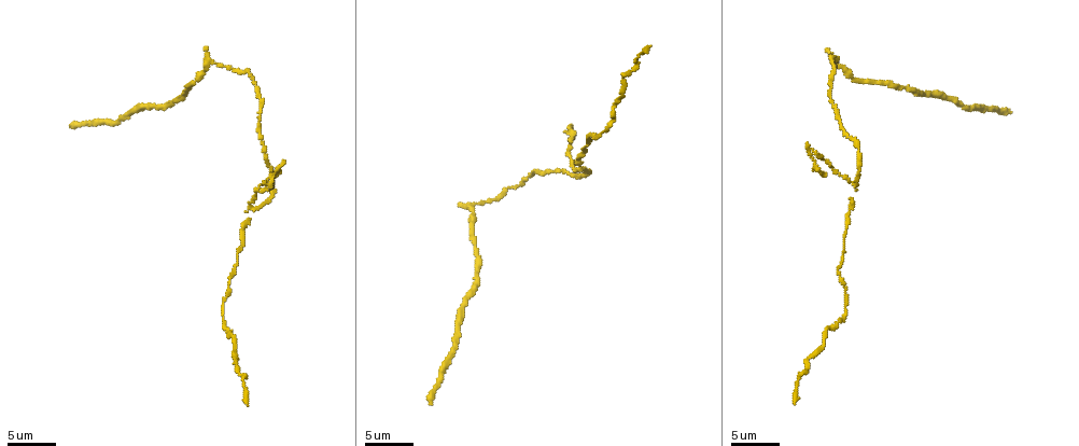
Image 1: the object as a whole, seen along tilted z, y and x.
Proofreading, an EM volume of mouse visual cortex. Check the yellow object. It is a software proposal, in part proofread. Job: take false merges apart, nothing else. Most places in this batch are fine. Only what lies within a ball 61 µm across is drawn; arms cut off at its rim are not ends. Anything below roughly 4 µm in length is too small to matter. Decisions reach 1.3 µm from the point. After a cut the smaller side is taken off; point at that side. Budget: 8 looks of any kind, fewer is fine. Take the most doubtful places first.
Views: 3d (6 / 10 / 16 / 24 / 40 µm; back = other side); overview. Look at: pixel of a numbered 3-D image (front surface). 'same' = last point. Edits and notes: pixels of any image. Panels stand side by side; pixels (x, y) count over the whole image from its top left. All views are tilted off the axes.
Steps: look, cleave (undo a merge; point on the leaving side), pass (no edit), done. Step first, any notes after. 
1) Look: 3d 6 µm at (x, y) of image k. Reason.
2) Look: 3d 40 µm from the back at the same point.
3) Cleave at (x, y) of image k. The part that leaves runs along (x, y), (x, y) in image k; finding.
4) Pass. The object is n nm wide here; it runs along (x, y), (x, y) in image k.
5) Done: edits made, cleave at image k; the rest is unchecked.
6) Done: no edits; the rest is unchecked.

Look: 3d 16 µm at (249, 208) of image 1. Three-way junction.

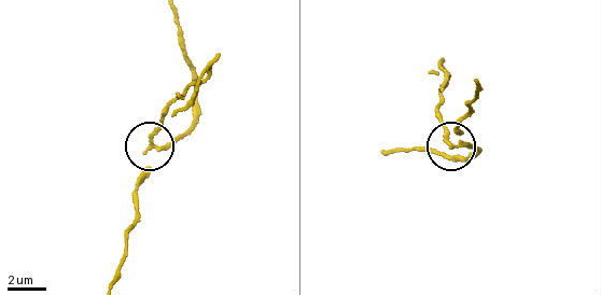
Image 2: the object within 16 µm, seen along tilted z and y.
Look: 3d 6 µm at (152, 148) of image 2. Zoom in.

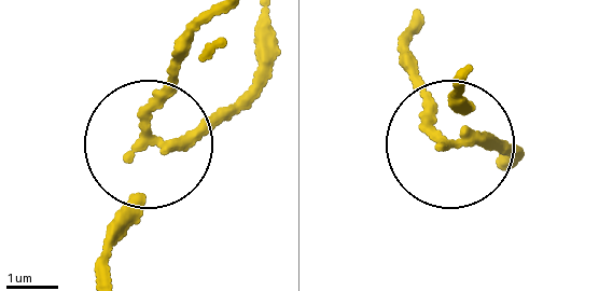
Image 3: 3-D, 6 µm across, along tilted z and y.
Cleave at (164, 82) of image 3. The object is 140 nm wide here; the part that leaves runs along (173, 146), (154, 105), (220, 11) in image 3; a second neuron is stuck on.

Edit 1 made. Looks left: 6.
Look: overview. Redraw.

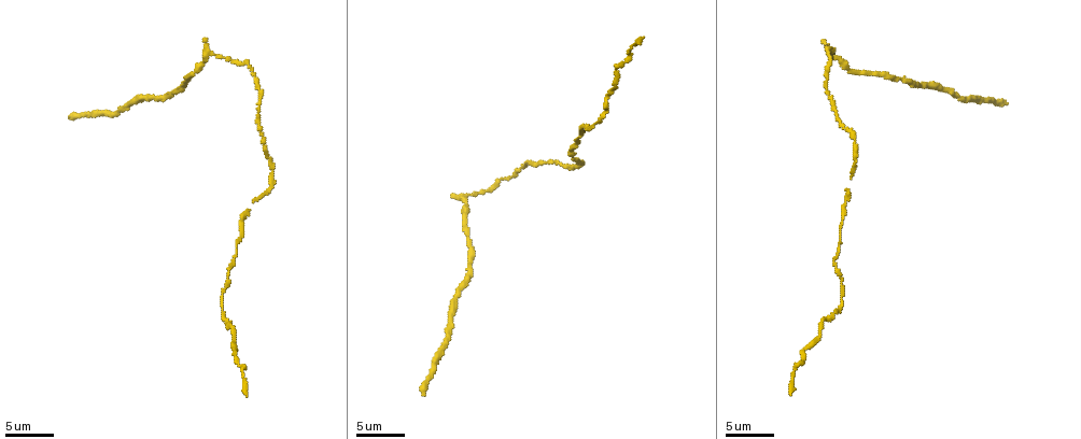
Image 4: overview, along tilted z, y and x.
Look: 3d 6 µm at (613, 89) of image 4. A narrow waist.

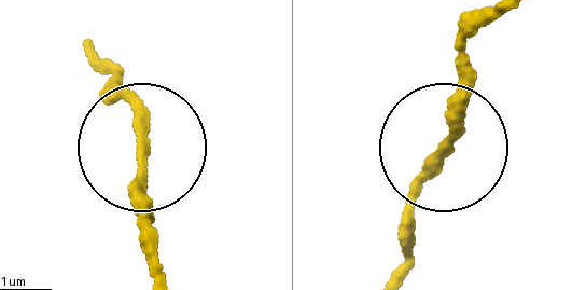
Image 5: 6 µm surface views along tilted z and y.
Pass. The object is 210 nm wide here; it runs along (95, 58), (141, 118), (150, 223) in image 5; continuous, no second neuron.

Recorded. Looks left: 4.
Done: edits made, cleave at image 3; the rest is unchecked.

